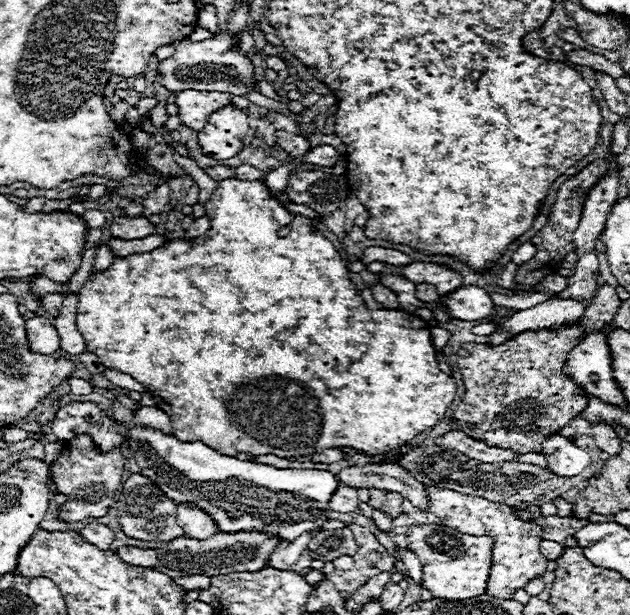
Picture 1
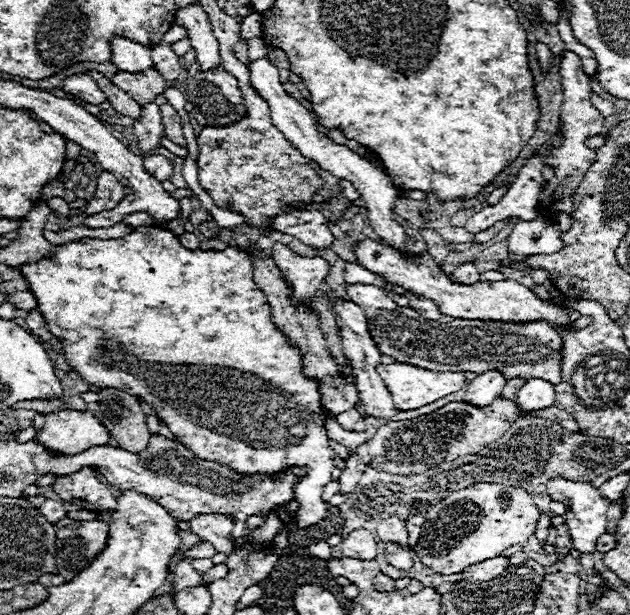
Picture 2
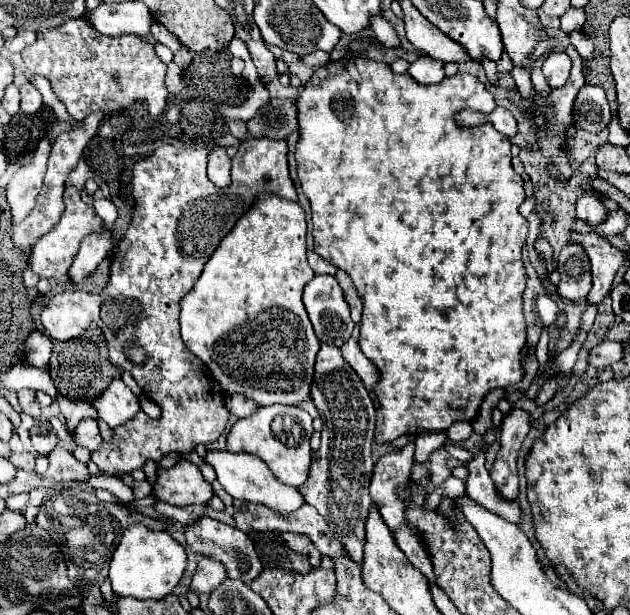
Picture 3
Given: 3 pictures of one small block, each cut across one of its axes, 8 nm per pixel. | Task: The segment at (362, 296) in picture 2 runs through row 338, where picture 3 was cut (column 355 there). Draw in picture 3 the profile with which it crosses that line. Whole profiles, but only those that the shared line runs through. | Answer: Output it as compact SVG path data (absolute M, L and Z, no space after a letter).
M322 344L316 356L310 396L320 412L320 418L324 420L324 428L320 432L320 448L312 454L308 478L302 484L300 492L306 496L306 502L324 516L334 536L338 536L346 548L348 556L356 564L362 564L366 544L366 518L372 504L368 486L374 468L374 462L370 458L376 420L374 404L362 380L358 380L358 374L342 358L340 348L328 344Z

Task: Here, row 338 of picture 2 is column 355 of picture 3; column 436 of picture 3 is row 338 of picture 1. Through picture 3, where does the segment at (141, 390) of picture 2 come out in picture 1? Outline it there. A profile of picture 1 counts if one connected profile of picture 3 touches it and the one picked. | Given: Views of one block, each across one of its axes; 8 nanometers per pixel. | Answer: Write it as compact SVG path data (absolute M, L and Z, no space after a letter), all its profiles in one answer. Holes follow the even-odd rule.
M236 178L220 180L216 190L214 190L214 194L212 194L212 198L208 202L204 202L204 208L206 208L206 216L212 222L212 228L202 238L196 238L196 240L170 240L166 246L160 246L158 250L152 250L152 252L142 252L142 254L130 254L130 256L114 258L112 266L106 272L90 276L90 284L84 284L82 290L80 290L80 296L78 296L80 302L78 302L77 308L76 328L78 328L78 332L82 334L82 338L86 342L86 350L96 354L106 368L132 376L134 380L144 384L148 392L152 392L154 396L164 398L164 412L172 420L172 430L174 430L176 438L180 438L184 442L192 442L192 440L200 438L200 442L208 442L208 446L212 446L214 450L220 450L220 454L234 454L234 456L238 452L246 452L246 454L252 454L252 456L274 454L274 456L280 456L280 458L298 458L298 456L308 456L308 454L314 454L314 452L322 452L326 448L354 448L360 454L372 454L374 456L374 454L386 454L386 452L394 450L396 446L402 446L402 444L410 442L414 436L418 436L420 432L436 426L444 418L448 406L456 398L456 382L454 382L454 378L450 378L450 376L446 376L444 372L438 370L436 350L434 350L434 346L430 342L430 324L424 322L422 318L418 318L416 314L408 314L408 312L400 312L400 310L368 310L364 306L364 300L360 298L360 292L356 290L356 286L348 278L350 272L348 272L342 256L336 252L336 248L332 246L332 242L328 238L324 238L318 230L312 228L310 218L306 218L302 214L290 214L284 208L284 204L274 198L270 188L262 180L252 180L252 182L236 180ZM282 228L288 228L286 236L280 236ZM80 314L86 314L86 316L80 316Z

